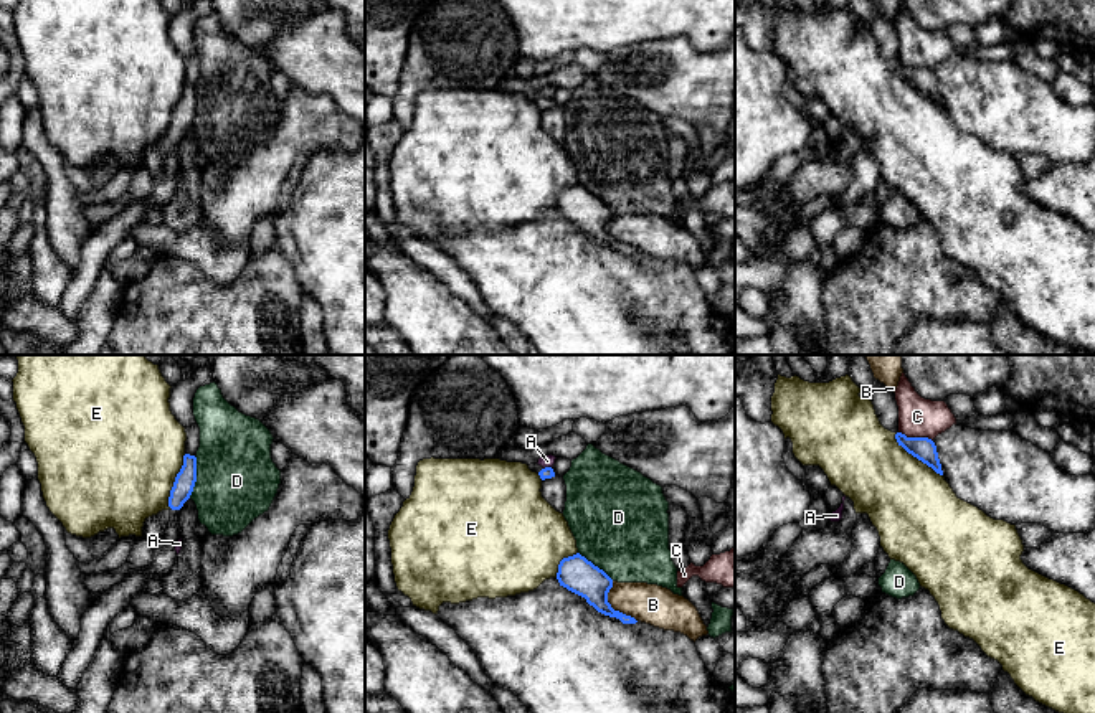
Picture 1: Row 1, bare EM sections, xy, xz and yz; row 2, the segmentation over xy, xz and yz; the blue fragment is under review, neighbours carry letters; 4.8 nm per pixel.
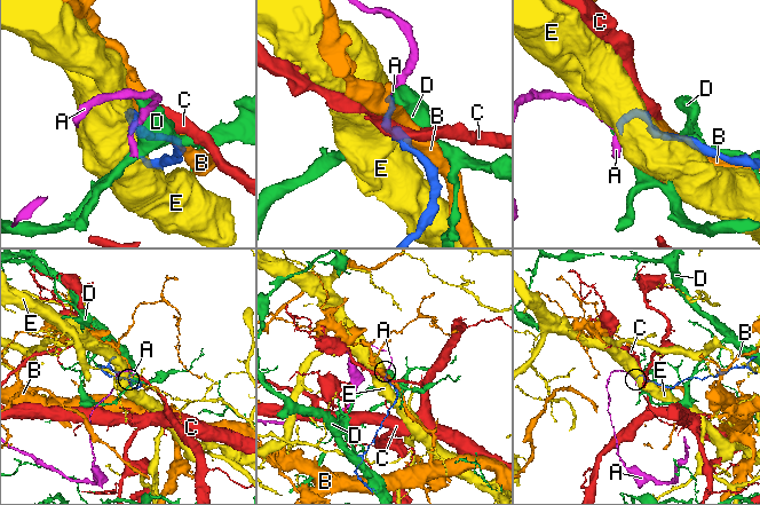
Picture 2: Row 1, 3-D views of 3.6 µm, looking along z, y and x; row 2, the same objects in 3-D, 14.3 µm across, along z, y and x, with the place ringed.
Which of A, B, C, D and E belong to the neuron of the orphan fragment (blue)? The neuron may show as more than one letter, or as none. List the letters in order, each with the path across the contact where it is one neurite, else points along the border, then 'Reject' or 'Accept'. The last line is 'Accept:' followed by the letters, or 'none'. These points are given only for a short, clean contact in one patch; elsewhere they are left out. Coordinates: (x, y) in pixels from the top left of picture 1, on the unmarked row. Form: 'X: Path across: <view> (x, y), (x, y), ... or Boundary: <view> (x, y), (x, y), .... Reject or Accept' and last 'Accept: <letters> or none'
A: Boundary: xz (550, 96), (544, 99). Reject
B: Reject
C: Boundary: yz (899, 61), (907, 66), (927, 66), (932, 71). Reject
D: Reject
E: Reject
Accept: none

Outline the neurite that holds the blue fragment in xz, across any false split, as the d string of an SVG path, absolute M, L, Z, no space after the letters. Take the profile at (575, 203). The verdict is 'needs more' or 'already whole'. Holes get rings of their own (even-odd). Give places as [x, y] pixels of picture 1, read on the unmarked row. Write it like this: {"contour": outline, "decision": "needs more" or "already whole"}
{"contour": "M580 183L563 188L558 195L557 210L560 216L586 229L598 243L616 248L623 254L636 254L638 251L608 233L608 223L613 210Z", "decision": "already whole"}

